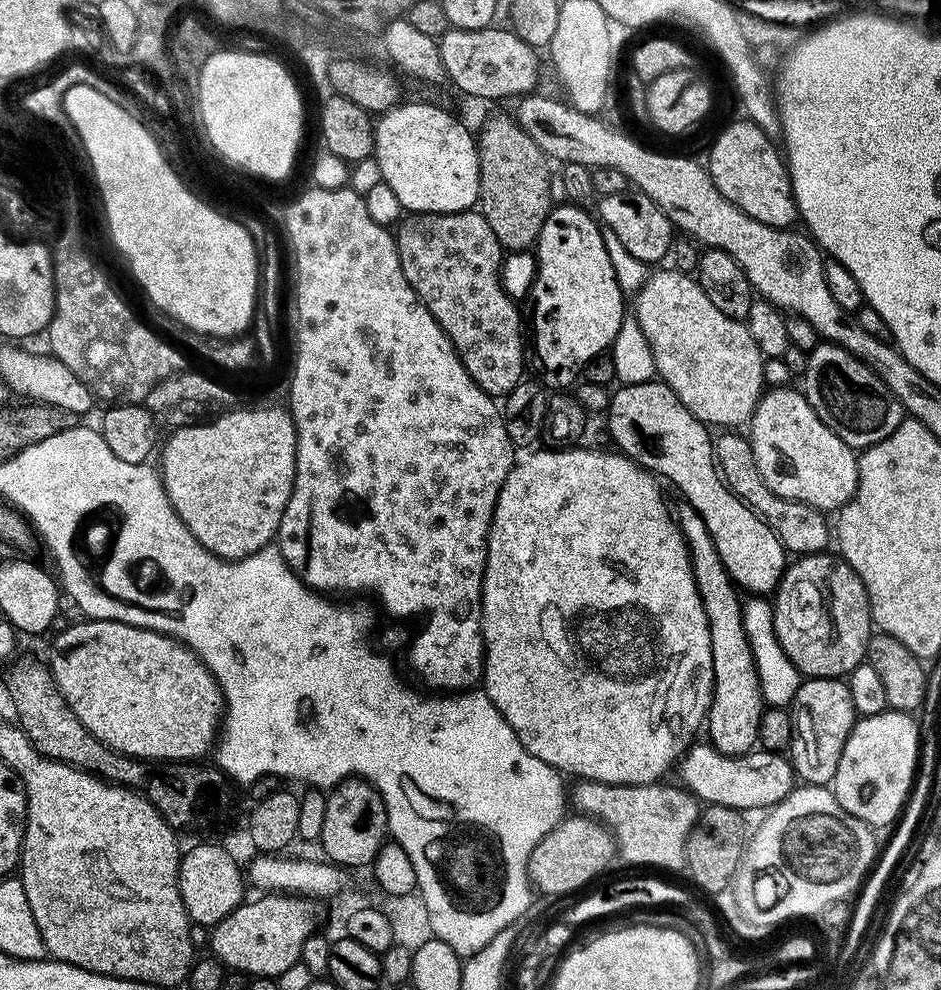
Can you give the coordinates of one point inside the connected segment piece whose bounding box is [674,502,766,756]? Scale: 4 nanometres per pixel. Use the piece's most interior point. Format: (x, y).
(737, 705)

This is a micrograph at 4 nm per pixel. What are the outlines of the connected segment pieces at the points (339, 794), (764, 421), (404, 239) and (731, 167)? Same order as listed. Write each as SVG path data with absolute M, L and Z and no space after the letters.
M349 778L331 789L326 796L326 818L318 847L331 863L345 869L367 869L376 859L378 850L386 843L388 815L382 794L367 780Z
M771 388L761 395L750 421L754 462L762 482L782 498L806 502L825 514L835 513L856 494L857 453L814 414L803 391Z
M479 210L466 212L414 212L405 215L395 225L394 235L398 262L406 282L414 294L430 310L430 314L442 326L446 338L454 346L462 366L474 378L474 382L493 398L503 398L525 379L526 332L520 329L520 312L517 301L511 300L500 281L500 264L506 252Z
M747 118L736 120L733 124L726 125L717 134L716 141L713 142L712 149L708 152L706 167L714 186L718 186L722 198L734 202L734 206L738 206L742 214L750 214L754 222L762 222L766 226L792 228L798 220L796 199L792 193L792 179L788 176L788 166L781 149L777 145L776 149L772 145L772 140L773 137L760 129L754 121Z

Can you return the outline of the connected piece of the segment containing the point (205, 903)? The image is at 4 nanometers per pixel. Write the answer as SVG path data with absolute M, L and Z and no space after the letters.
M196 844L185 851L180 858L178 870L178 890L182 894L182 902L188 911L188 919L193 925L200 924L205 930L216 927L222 918L245 903L246 872L226 849L220 844Z

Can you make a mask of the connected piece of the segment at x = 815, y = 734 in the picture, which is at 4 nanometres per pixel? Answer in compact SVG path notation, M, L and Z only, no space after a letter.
M811 677L805 679L791 705L792 740L788 757L804 784L822 780L829 785L835 777L838 762L858 717L845 681L835 677Z

